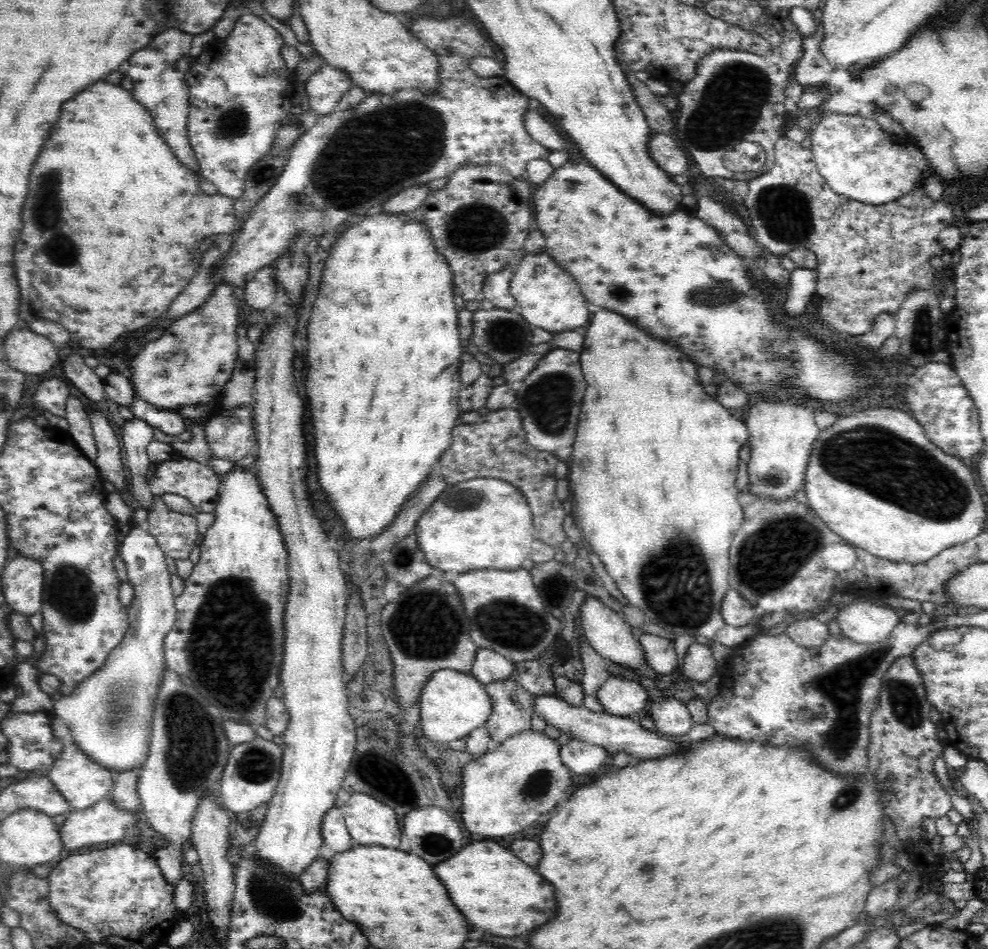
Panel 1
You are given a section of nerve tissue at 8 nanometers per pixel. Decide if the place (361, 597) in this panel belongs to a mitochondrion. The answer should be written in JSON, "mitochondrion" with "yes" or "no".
{"mitochondrion":"no"}

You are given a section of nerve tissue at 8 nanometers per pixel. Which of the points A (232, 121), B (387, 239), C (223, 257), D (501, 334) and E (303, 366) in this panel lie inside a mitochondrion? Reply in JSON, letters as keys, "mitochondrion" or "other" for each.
{"A":"mitochondrion","B":"other","C":"other","D":"mitochondrion","E":"other"}

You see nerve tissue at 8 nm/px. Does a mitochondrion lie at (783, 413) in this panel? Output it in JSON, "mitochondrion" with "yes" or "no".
{"mitochondrion":"no"}

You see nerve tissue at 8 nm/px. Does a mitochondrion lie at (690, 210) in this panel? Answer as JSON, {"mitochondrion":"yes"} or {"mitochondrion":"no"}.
{"mitochondrion":"no"}

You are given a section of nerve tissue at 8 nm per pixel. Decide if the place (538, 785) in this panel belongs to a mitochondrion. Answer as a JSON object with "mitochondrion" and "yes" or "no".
{"mitochondrion":"yes"}

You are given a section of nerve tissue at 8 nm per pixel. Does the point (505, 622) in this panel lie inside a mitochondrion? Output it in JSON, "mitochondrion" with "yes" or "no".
{"mitochondrion":"yes"}

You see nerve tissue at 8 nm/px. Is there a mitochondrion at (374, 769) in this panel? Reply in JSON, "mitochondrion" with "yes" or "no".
{"mitochondrion":"yes"}

